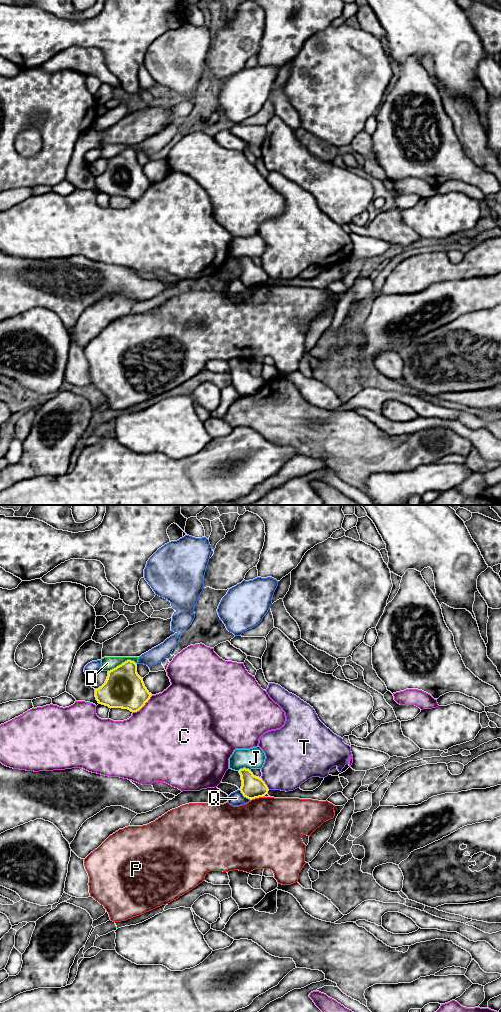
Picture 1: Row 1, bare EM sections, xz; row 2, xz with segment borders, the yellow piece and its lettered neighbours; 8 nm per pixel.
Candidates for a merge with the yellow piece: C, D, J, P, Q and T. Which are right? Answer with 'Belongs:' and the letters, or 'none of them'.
Belongs: none of them

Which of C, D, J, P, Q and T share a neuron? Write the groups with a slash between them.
C T / D / J / P / Q

